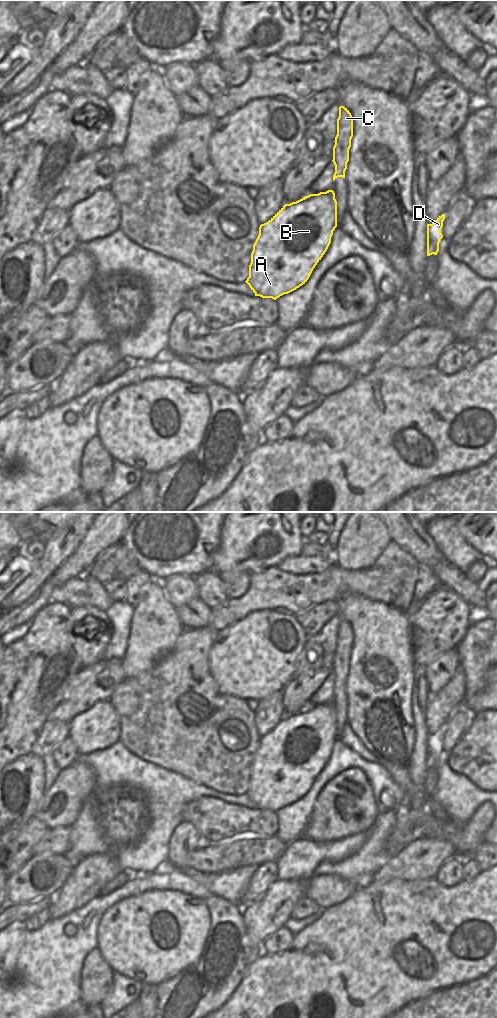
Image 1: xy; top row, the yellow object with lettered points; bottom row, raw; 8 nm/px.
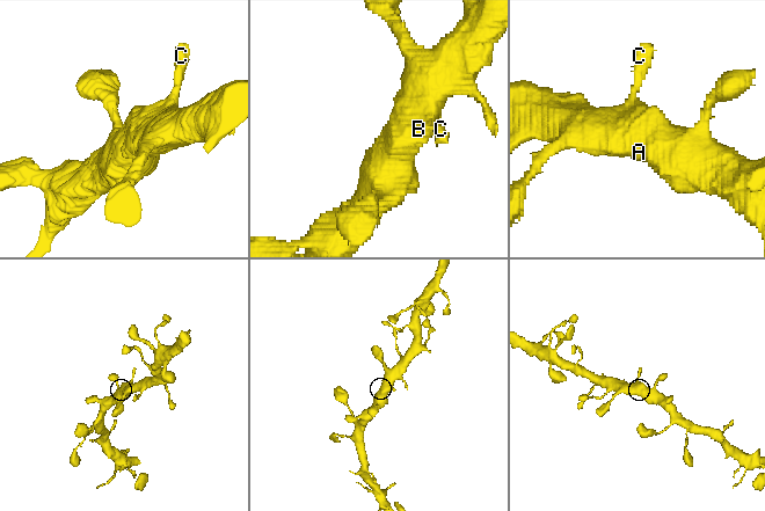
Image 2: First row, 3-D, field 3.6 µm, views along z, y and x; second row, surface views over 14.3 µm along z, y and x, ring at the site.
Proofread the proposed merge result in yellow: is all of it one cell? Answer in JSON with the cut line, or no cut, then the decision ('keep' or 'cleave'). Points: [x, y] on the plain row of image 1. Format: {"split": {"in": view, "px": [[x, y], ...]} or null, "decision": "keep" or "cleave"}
{"split": null, "decision": "keep"}

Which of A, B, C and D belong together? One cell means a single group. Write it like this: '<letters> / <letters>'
A B C D

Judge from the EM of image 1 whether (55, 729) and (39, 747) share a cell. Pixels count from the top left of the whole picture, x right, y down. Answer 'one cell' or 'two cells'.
one cell

